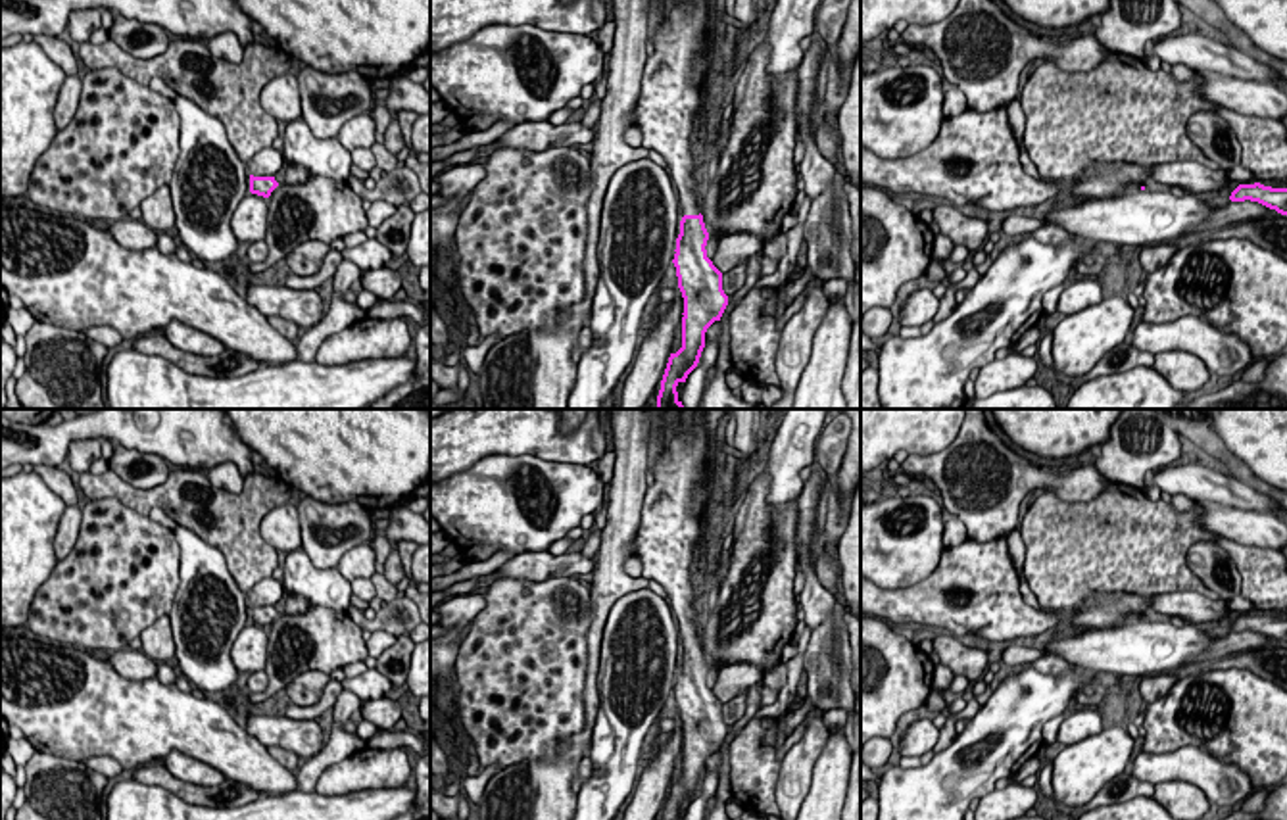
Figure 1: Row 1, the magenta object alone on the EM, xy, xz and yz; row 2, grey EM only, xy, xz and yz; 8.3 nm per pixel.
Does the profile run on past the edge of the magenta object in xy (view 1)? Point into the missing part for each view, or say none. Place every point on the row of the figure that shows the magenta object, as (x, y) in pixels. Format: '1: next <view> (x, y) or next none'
1: next none

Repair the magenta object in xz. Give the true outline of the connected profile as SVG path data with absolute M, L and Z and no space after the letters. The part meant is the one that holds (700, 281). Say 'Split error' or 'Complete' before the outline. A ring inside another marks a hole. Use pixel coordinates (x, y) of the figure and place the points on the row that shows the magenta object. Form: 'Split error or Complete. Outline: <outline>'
Split error. Outline: M722 0L674 2L667 17L651 23L655 52L647 56L640 98L630 113L630 125L642 131L642 148L667 159L684 213L672 259L684 298L682 348L668 357L657 409L684 409L676 386L697 367L705 332L728 305L722 273L705 250L709 232L701 215L703 181L692 157L693 121L713 73L718 40L715 23Z

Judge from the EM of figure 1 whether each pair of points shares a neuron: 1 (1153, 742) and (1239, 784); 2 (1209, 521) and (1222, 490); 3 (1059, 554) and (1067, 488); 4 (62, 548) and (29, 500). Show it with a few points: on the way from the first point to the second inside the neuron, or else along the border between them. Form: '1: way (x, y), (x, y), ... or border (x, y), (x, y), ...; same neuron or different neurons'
1: border (1143, 749), (1170, 753), (1195, 746), (1216, 759); different neurons
2: border (1172, 494), (1257, 509), (1261, 513); different neurons
3: border (1107, 484), (1090, 500), (1061, 500), (1045, 490); different neurons
4: border (66, 506), (54, 538), (56, 559); different neurons

